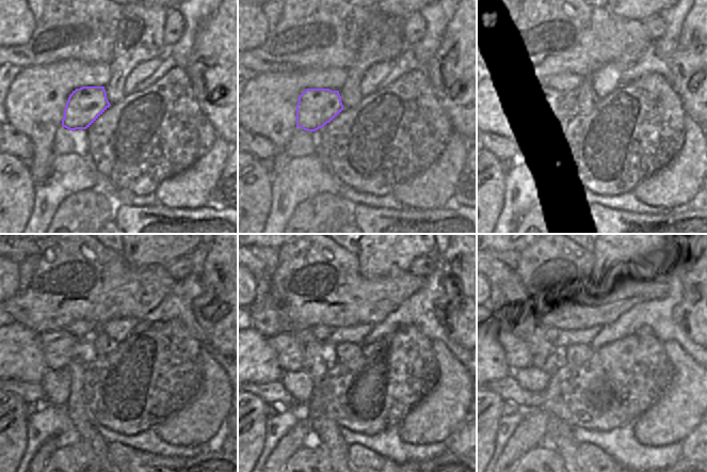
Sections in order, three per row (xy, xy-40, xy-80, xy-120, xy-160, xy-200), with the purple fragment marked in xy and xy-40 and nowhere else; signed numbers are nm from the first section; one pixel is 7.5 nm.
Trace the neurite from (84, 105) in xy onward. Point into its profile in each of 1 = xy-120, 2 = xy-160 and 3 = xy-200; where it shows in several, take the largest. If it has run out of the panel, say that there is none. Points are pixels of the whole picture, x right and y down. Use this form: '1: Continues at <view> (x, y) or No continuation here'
1: Continues at xy-120 (60, 347)
2: Continues at xy-160 (290, 351)
3: Continues at xy-200 (517, 351).

